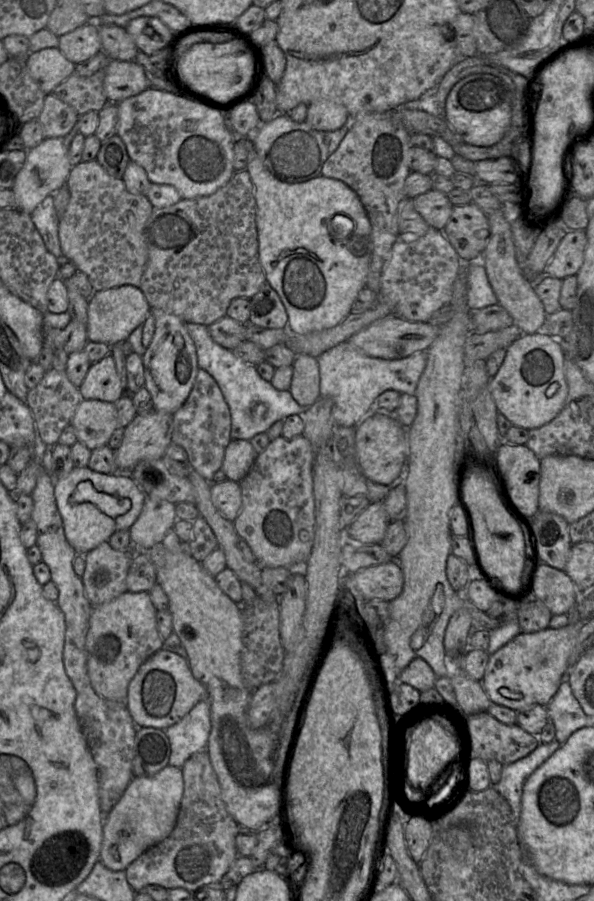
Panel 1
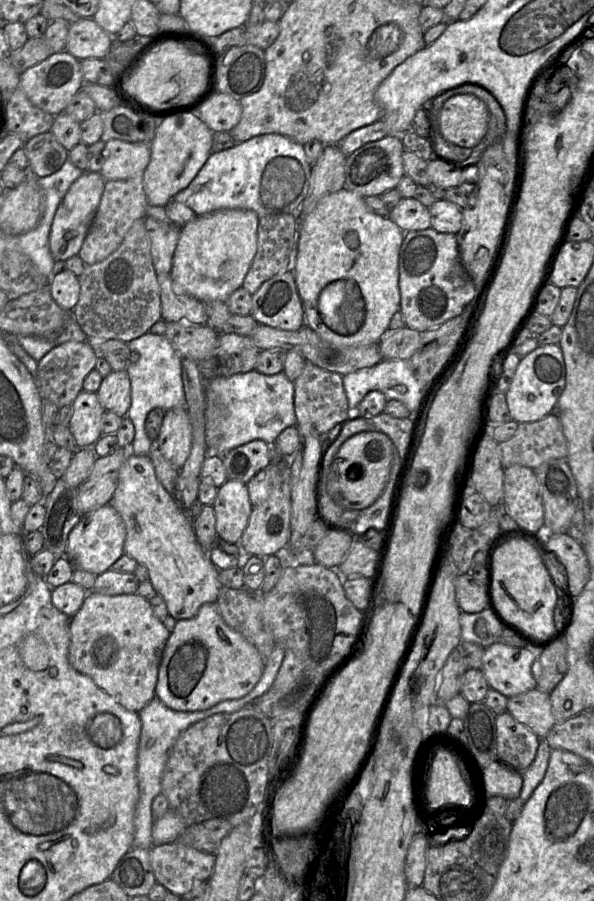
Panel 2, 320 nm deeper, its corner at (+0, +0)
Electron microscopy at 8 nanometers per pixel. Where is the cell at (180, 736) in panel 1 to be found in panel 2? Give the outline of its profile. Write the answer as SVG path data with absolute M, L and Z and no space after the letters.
M276 644L271 655L265 661L265 668L263 674L255 685L255 687L245 696L239 699L222 701L209 709L184 712L176 711L166 706L159 698L154 697L152 701L145 706L138 714L141 720L141 733L138 745L137 754L137 780L139 797L136 804L134 815L134 846L137 848L150 849L153 847L152 827L154 818L151 810L153 799L162 792L162 775L166 766L169 753L180 736L192 724L206 719L217 713L233 713L244 708L248 703L257 697L266 693L273 685L274 680L281 667L284 659L285 649Z

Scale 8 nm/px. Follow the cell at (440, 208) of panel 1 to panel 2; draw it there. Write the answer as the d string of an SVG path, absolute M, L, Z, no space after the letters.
M402 198L390 212L389 218L404 232L431 227L429 208L415 198Z

